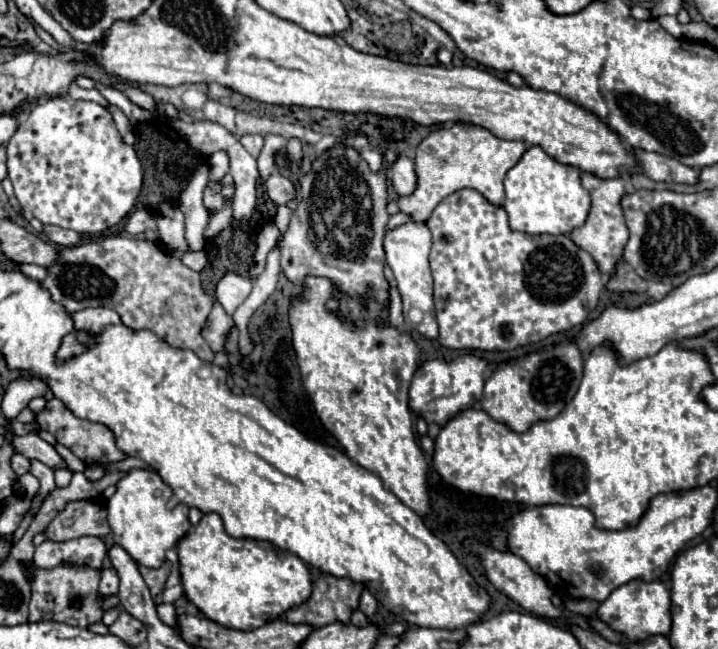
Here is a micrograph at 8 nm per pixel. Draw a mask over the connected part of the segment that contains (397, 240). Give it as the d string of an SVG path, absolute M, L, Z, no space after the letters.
M408 221L394 231L386 231L384 249L386 249L386 263L390 265L390 269L394 273L396 287L398 287L402 303L404 303L406 321L408 321L408 311L410 309L418 309L424 315L420 323L408 323L408 325L412 327L412 331L422 333L428 339L436 339L438 337L438 323L436 323L436 317L434 317L432 273L430 273L430 265L428 265L428 255L430 255L430 249L432 249L432 235L430 235L428 227L424 223Z

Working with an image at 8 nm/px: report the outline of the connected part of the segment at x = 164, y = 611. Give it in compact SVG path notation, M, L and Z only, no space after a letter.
M158 603L158 605L156 605L156 611L158 611L162 623L166 623L166 625L170 625L170 627L176 627L176 609L174 609L174 605Z

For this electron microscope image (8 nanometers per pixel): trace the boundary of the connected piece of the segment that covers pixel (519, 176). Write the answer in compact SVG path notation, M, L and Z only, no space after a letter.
M538 145L528 147L520 161L506 173L504 189L504 209L508 211L510 227L514 231L524 231L530 235L568 235L586 221L590 211L590 195L580 185L580 171L552 159Z

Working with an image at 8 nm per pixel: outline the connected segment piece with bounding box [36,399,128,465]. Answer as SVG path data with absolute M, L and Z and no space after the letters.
M52 399L46 403L44 411L40 411L36 415L36 423L52 433L56 437L58 443L62 443L64 447L68 447L78 459L82 459L84 463L102 463L102 465L108 465L108 463L118 463L122 459L126 459L128 455L124 455L118 447L116 447L116 439L114 439L114 433L104 427L102 423L92 423L92 421L84 421L84 419L78 419L72 411L68 411L68 407L60 401L60 399Z

